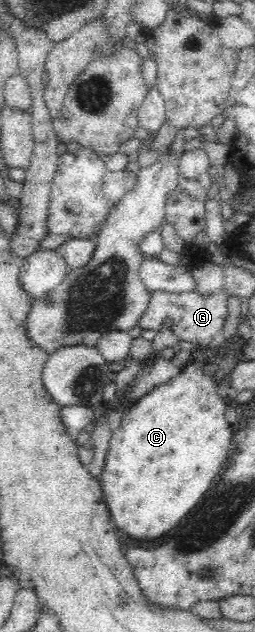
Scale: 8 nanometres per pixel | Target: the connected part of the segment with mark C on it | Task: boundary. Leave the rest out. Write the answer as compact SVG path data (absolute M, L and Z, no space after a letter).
M191 357L183 359L184 366L175 377L154 387L134 401L130 410L123 411L122 421L108 441L106 462L101 474L103 499L120 534L127 534L133 539L151 541L171 531L171 527L175 527L179 519L185 519L187 511L191 511L191 507L203 499L229 457L233 433L232 425L225 418L229 400L217 394L219 382L215 382L213 376L201 368L201 362Z

